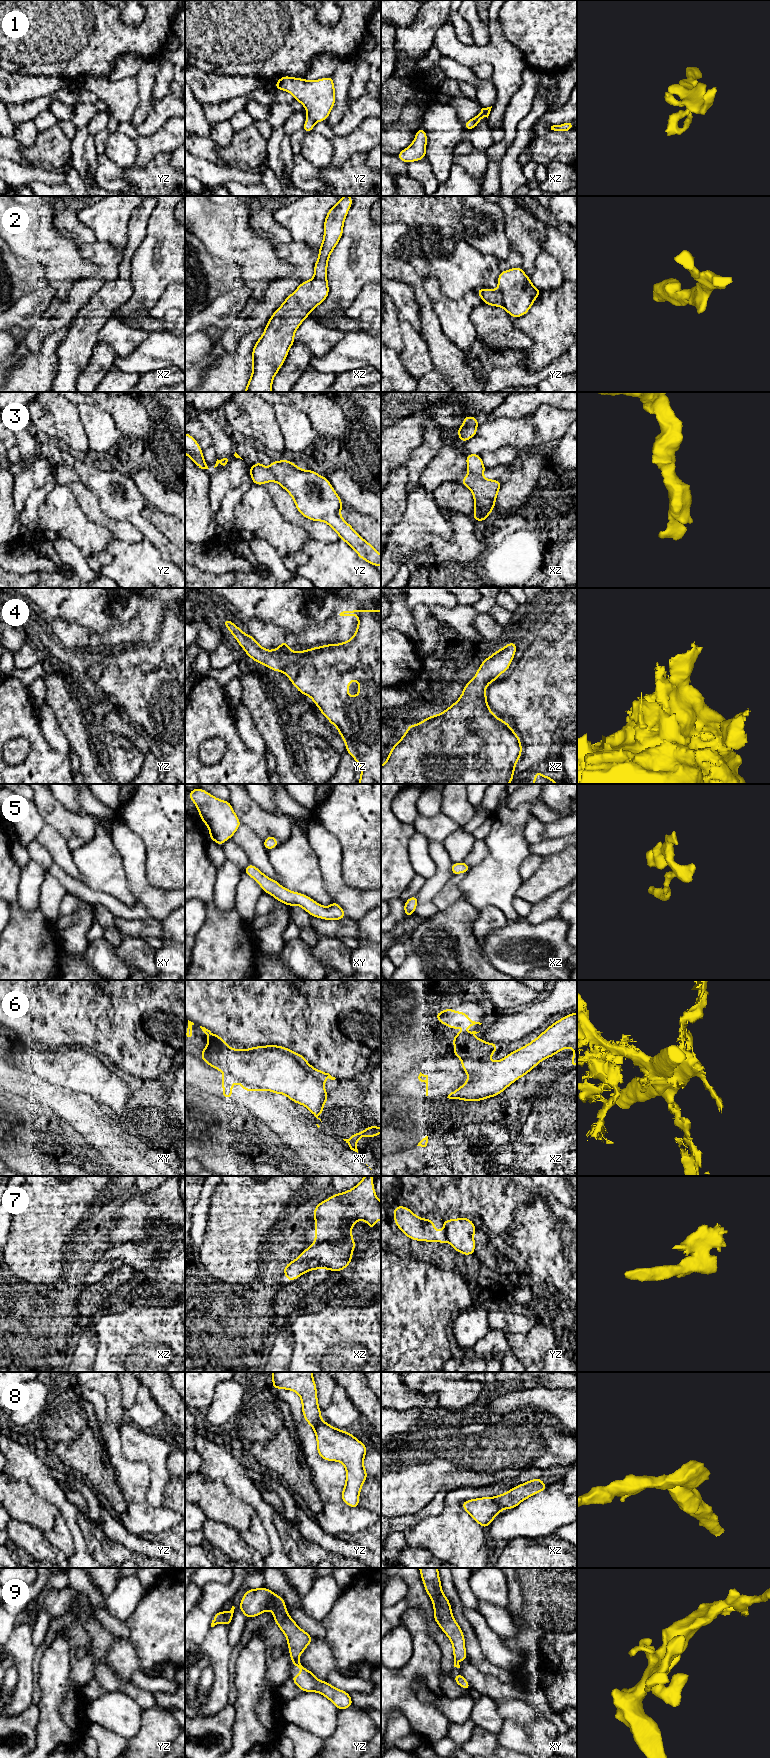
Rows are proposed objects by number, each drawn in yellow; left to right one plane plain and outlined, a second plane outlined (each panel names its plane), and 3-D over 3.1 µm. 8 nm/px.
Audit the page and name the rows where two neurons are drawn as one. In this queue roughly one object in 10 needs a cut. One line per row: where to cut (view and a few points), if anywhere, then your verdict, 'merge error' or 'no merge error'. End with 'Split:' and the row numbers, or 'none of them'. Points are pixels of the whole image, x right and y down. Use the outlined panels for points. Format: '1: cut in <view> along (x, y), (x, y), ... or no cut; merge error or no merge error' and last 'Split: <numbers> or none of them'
1: no cut; no merge error
2: no cut; no merge error
3: no cut; no merge error
4: no cut; no merge error
5: no cut; no merge error
6: cut in xy along (231, 1049), (280, 1048), (291, 1055), (323, 1084); merge error
7: cut in xz along (352, 1239), (346, 1241), (315, 1242); merge error
8: cut in xz along (493, 1498), (501, 1509); merge error
9: no cut; no merge error
Split: 6, 7, 8

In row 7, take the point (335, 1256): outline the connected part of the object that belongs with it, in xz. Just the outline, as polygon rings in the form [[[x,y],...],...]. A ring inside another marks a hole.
[[[314,1242],[283,1269],[288,1281],[294,1281],[310,1270],[344,1270],[350,1263],[356,1242]]]

